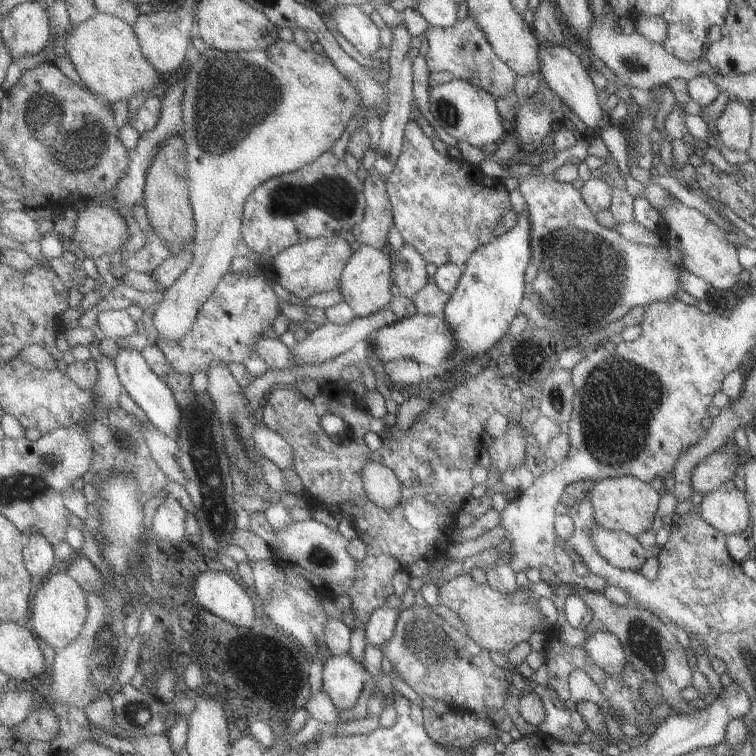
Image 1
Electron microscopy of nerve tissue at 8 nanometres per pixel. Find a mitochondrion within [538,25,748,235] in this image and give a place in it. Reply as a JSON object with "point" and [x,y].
{"point":[630,65]}

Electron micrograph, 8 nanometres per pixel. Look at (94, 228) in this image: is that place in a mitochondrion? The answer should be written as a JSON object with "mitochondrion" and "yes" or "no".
{"mitochondrion":"no"}

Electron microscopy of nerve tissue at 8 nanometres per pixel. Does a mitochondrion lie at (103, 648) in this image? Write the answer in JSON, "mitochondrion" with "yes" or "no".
{"mitochondrion":"yes"}

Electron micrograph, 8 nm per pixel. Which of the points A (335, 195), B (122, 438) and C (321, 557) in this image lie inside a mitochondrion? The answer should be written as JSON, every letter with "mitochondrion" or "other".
{"A":"mitochondrion","B":"mitochondrion","C":"mitochondrion"}

